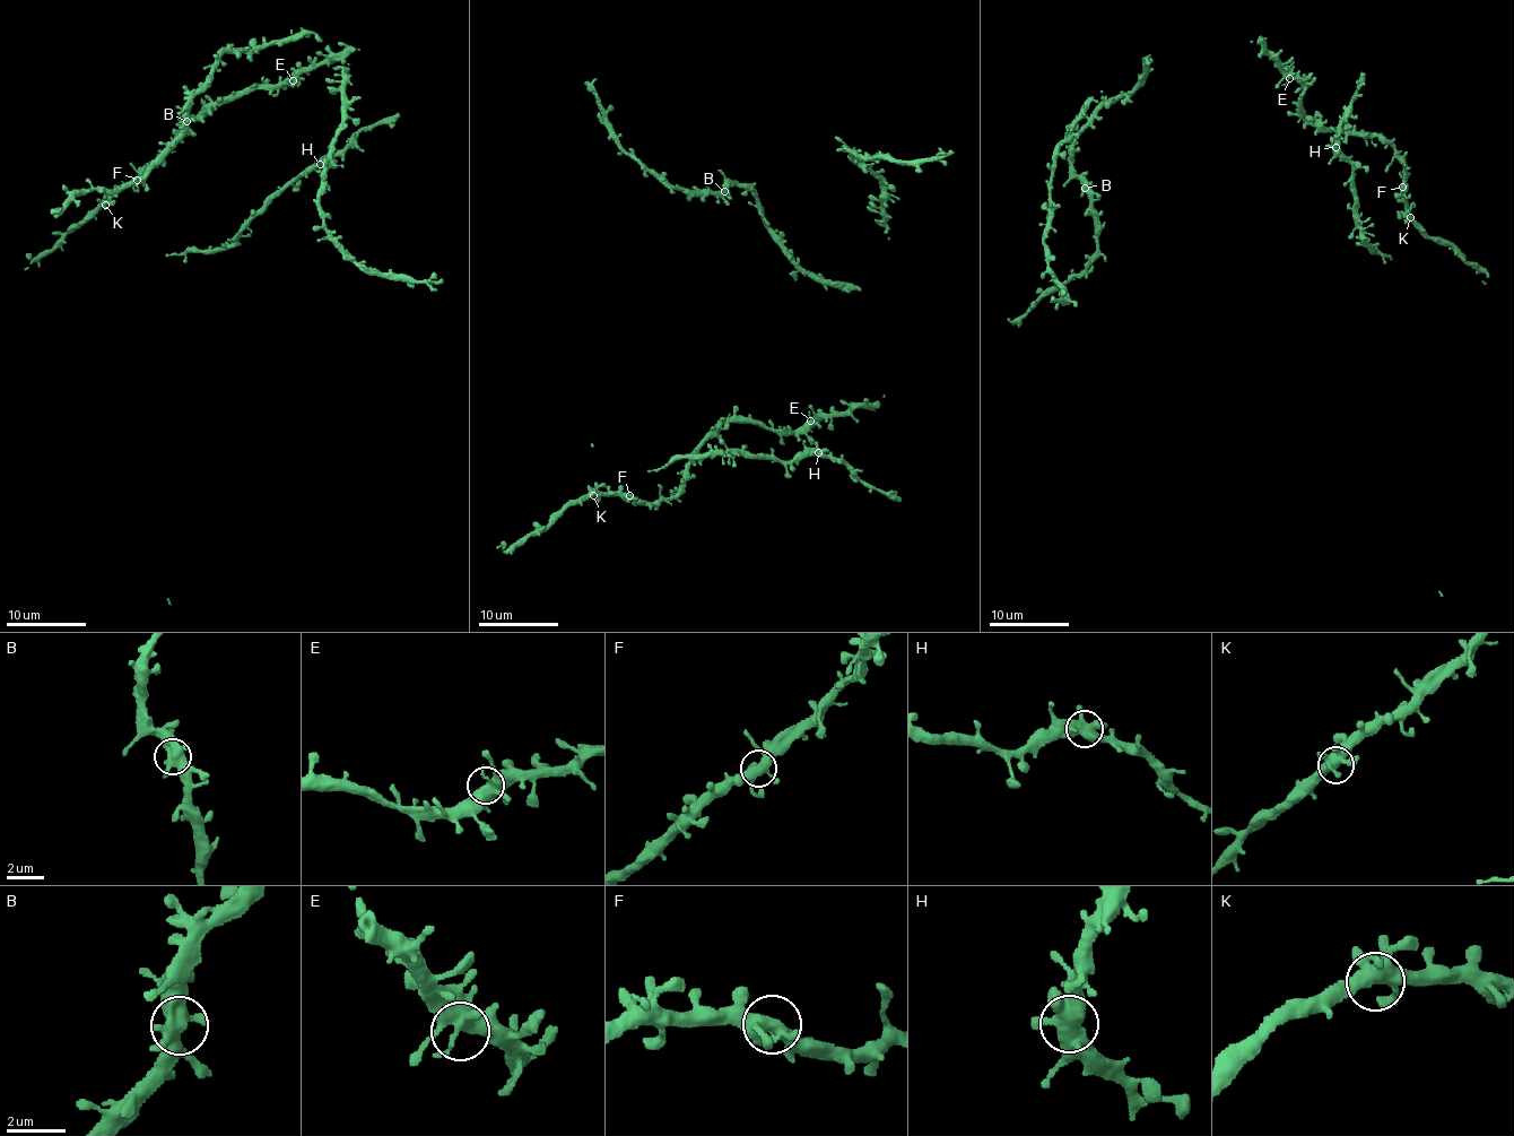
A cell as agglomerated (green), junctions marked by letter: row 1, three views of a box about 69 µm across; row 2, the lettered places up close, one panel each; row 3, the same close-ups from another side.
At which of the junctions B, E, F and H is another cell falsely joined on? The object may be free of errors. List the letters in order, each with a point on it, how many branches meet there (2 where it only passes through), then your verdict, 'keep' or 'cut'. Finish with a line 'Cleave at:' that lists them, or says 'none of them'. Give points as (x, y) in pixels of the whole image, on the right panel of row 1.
B: (1085, 188) | 4 | keep
E: (1289, 78) | 5 | keep
F: (1402, 187) | 5 | keep
H: (1336, 147) | 5 | keep
Cleave at: none of them

